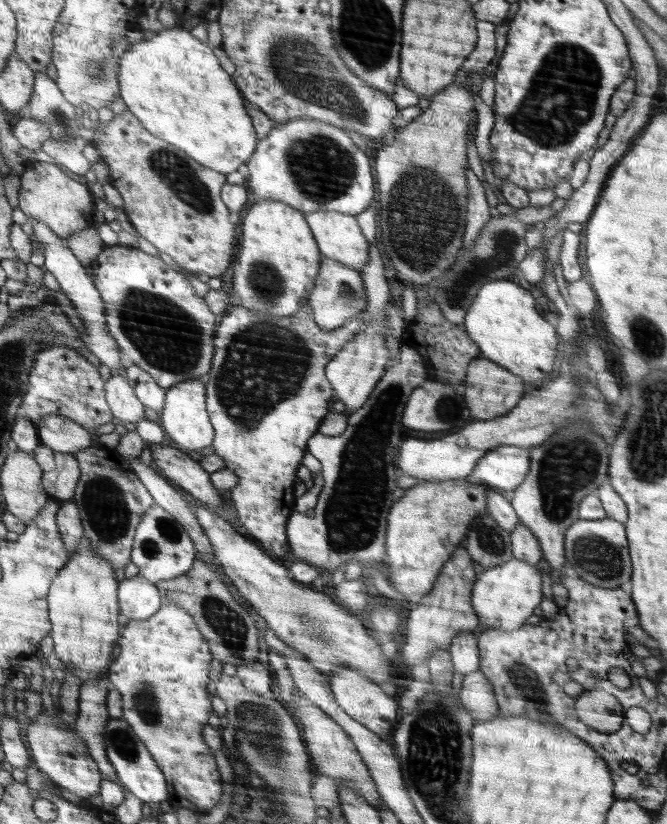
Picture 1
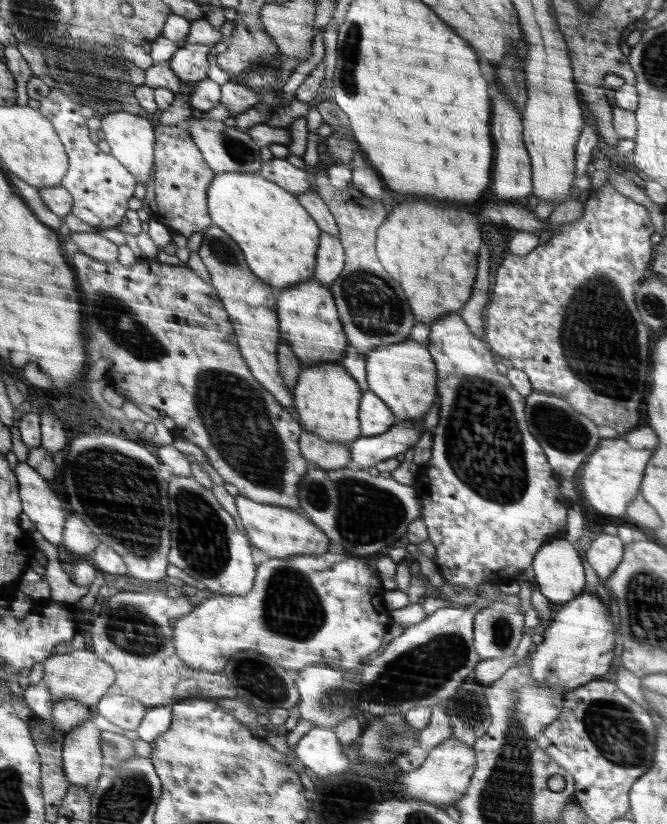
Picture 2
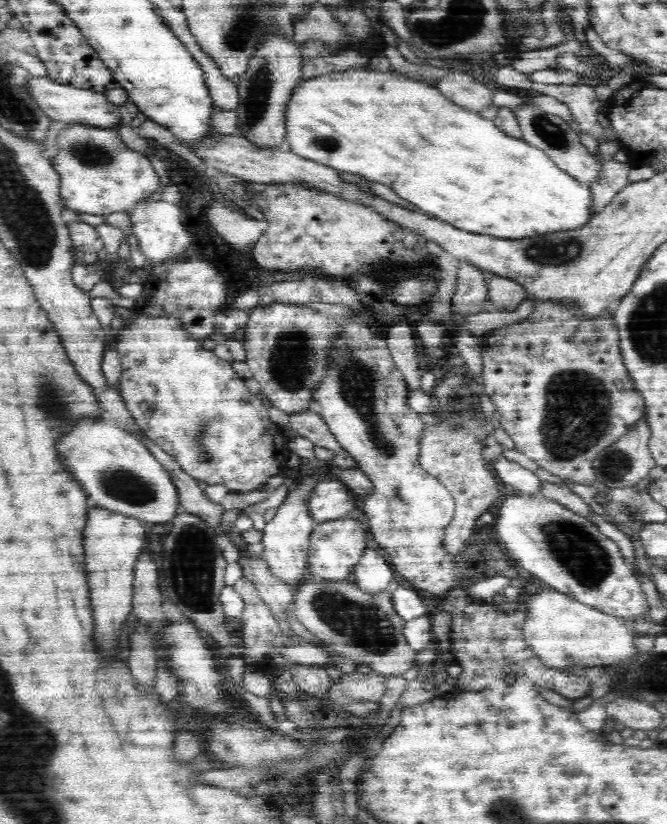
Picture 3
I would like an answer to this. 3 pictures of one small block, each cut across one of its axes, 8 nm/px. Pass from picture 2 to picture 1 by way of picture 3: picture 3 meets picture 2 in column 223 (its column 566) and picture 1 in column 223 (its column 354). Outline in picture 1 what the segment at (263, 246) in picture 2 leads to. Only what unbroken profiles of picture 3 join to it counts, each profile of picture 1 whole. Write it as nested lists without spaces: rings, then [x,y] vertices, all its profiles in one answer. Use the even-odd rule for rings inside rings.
[[[176,26],[174,29],[158,32],[152,39],[132,44],[131,49],[120,57],[123,99],[152,134],[180,146],[204,166],[224,174],[236,172],[240,164],[251,160],[258,142],[252,118],[244,108],[244,100],[238,92],[239,87],[234,76],[224,70],[210,43],[201,42],[192,31]]]

